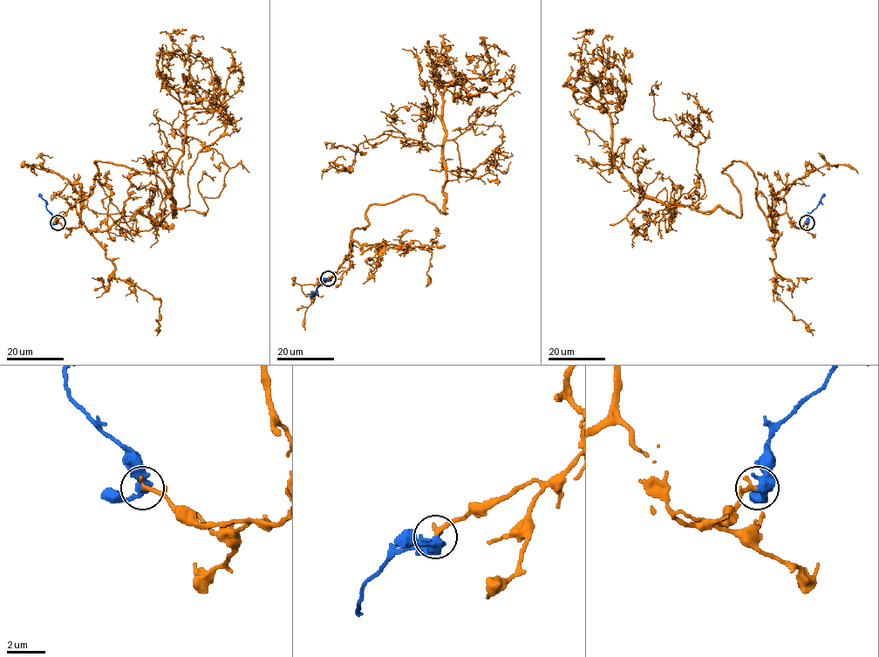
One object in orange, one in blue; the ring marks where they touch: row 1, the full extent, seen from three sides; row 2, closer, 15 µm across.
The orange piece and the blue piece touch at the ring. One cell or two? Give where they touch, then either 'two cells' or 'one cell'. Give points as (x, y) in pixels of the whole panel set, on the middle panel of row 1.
place (328, 278); one cell

